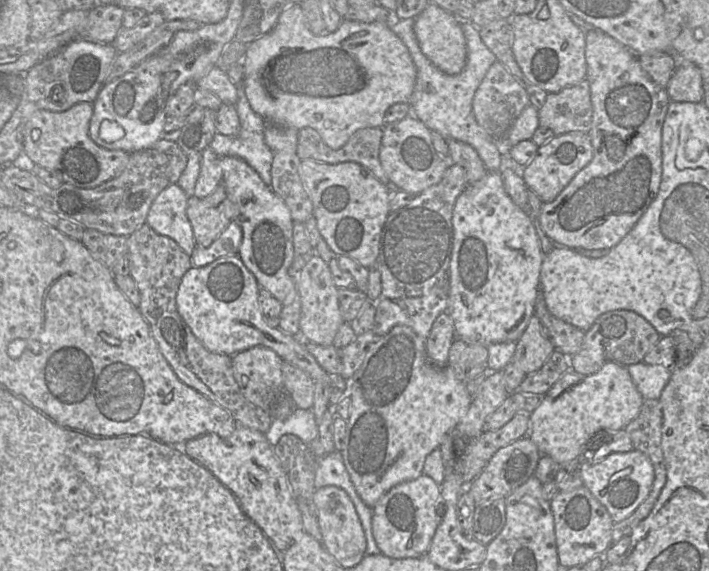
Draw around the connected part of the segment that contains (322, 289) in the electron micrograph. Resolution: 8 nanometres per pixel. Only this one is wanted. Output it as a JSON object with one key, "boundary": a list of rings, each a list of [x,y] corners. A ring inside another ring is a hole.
{"boundary":[[[313,254],[294,280],[301,307],[298,337],[306,343],[331,345],[344,320],[338,300],[339,289],[334,284],[328,263]]]}

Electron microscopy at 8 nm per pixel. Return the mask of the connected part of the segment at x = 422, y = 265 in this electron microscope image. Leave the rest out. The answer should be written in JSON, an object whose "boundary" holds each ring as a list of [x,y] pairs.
{"boundary":[[[450,162],[440,182],[418,194],[406,206],[390,212],[378,238],[375,271],[380,276],[381,290],[373,300],[375,315],[368,331],[387,333],[395,326],[407,326],[426,338],[435,319],[446,311],[453,209],[467,185],[465,169]]]}

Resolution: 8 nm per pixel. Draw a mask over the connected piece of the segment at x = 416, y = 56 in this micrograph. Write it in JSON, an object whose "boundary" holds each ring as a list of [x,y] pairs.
{"boundary":[[[390,11],[388,24],[408,47],[416,66],[416,82],[408,102],[411,114],[422,121],[431,131],[439,132],[448,139],[455,139],[472,146],[489,171],[498,171],[501,165],[501,142],[493,139],[476,121],[473,114],[473,98],[496,56],[484,44],[480,28],[469,20],[459,20],[467,44],[467,61],[464,69],[456,75],[447,75],[435,67],[422,53],[413,25],[414,18],[399,19]]]}

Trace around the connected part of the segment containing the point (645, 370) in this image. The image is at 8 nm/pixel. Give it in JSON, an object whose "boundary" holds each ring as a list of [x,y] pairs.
{"boundary":[[[644,362],[631,364],[627,366],[627,369],[645,400],[659,399],[672,375],[671,369]]]}

